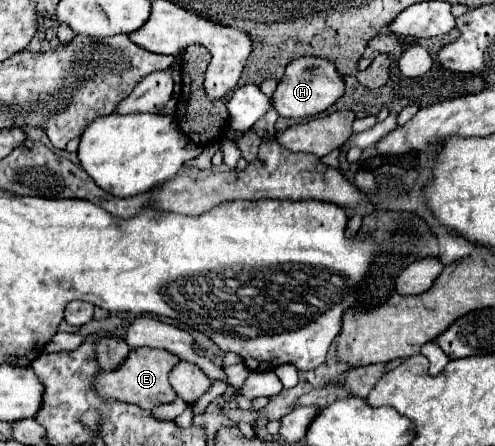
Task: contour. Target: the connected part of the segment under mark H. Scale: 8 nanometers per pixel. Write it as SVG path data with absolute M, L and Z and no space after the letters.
M304 57L304 59L294 59L288 67L284 77L278 83L276 93L272 95L274 99L274 109L278 111L280 117L290 117L290 119L304 119L316 113L326 111L332 103L336 103L344 95L344 79L336 71L334 63L328 63L324 57Z

